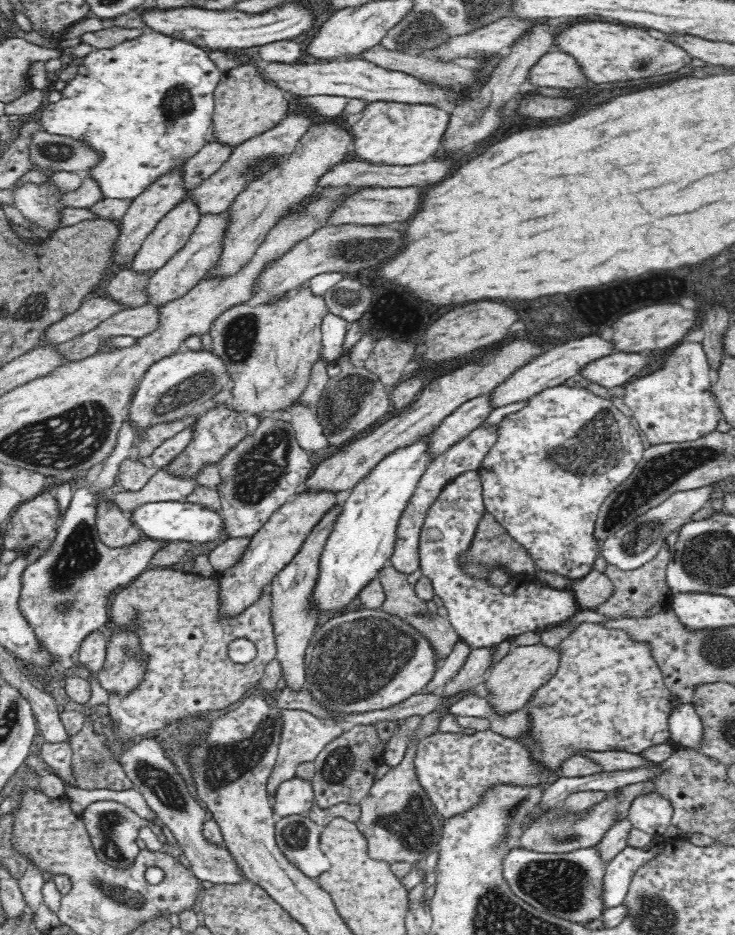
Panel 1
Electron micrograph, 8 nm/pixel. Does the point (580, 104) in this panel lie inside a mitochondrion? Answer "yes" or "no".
no

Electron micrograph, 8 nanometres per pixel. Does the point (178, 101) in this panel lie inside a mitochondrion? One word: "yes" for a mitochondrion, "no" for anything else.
yes

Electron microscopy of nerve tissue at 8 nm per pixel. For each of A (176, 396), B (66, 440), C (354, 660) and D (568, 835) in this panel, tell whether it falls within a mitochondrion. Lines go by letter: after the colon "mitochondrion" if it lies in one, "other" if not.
A: mitochondrion
B: mitochondrion
C: mitochondrion
D: mitochondrion

